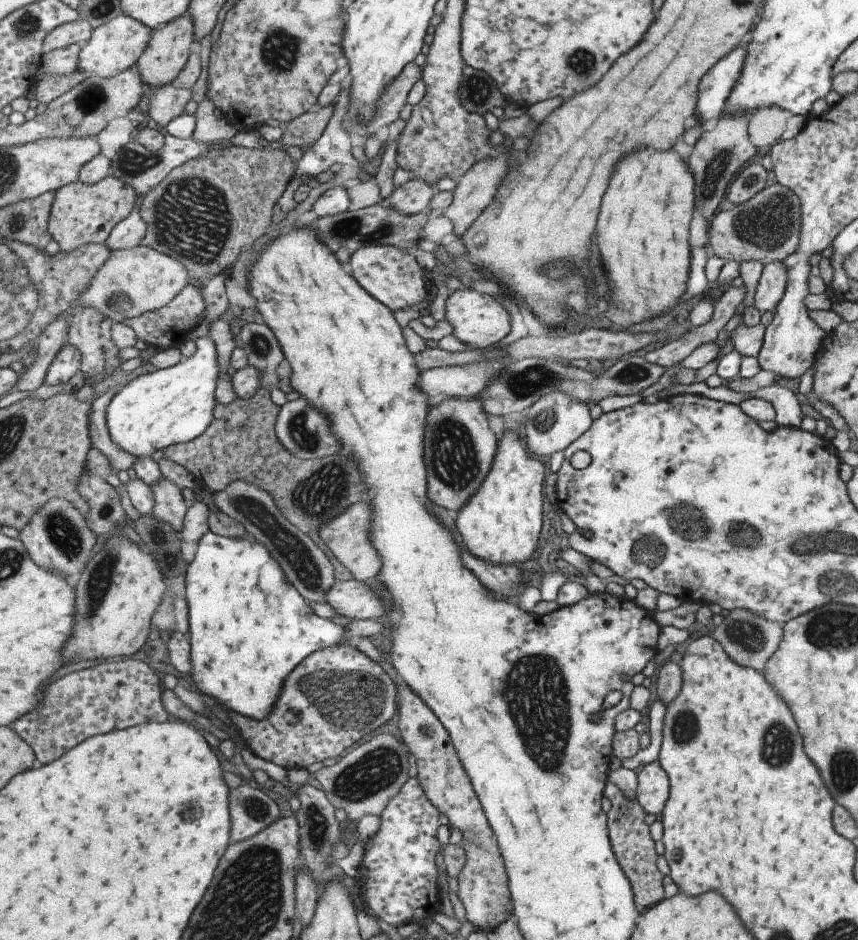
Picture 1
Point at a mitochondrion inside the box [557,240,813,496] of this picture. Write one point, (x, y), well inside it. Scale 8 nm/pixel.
(633, 373)

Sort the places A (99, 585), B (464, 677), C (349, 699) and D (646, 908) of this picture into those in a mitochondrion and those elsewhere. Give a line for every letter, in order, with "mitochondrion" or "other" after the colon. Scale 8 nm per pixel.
A: mitochondrion
B: other
C: mitochondrion
D: other

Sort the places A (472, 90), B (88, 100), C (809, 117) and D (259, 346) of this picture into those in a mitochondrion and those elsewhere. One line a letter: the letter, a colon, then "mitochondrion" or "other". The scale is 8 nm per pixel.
A: mitochondrion
B: mitochondrion
C: other
D: mitochondrion

